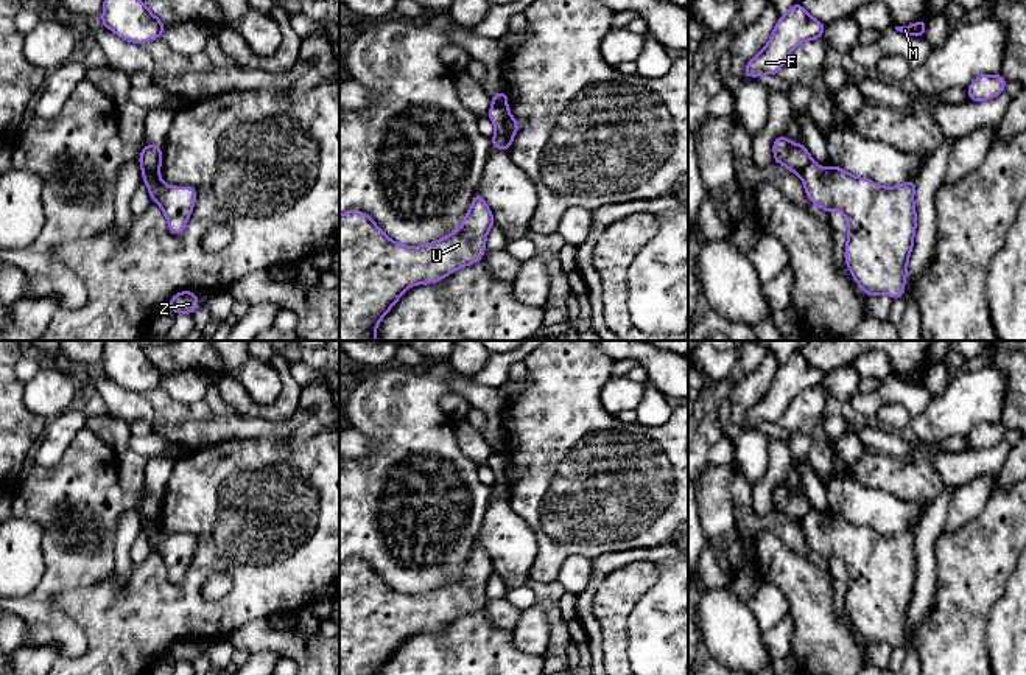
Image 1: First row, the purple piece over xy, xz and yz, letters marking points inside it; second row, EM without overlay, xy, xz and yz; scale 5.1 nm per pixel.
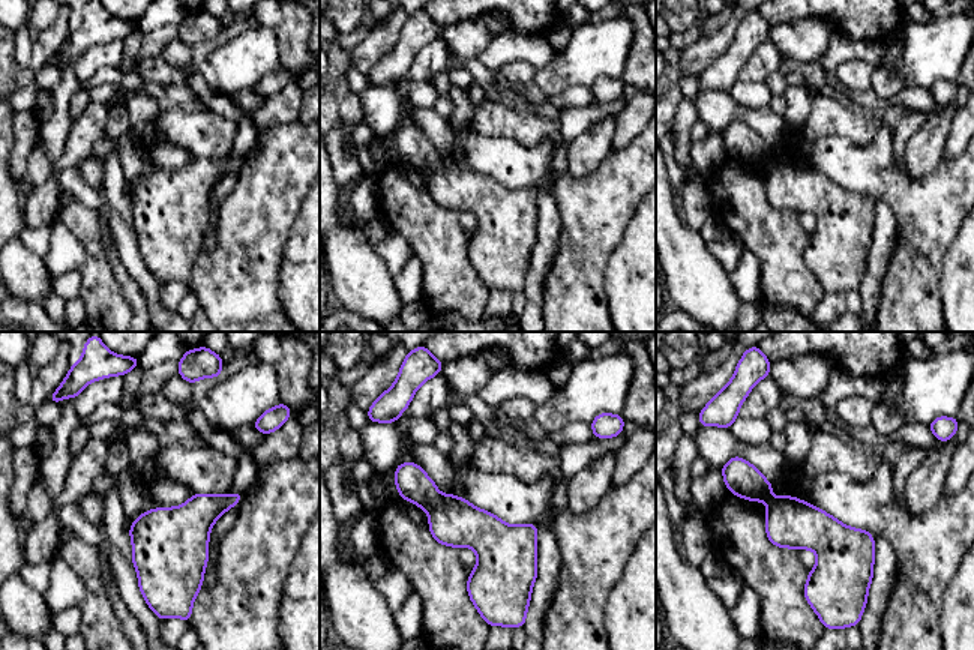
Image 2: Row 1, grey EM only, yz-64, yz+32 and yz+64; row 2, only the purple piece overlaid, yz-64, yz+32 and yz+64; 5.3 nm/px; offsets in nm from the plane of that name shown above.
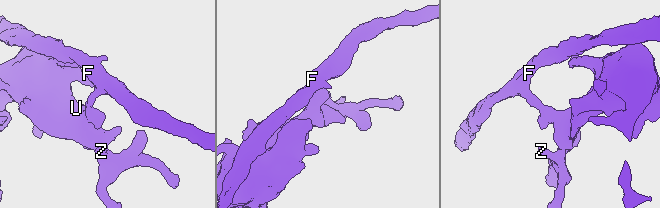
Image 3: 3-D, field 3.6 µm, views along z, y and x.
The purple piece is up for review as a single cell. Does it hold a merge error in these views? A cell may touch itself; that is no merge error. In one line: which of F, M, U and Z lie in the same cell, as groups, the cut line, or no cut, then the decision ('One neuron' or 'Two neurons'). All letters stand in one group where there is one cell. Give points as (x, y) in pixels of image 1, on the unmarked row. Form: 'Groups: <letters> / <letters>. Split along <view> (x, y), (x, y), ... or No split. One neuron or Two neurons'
Groups: F M U Z. No split. One neuron

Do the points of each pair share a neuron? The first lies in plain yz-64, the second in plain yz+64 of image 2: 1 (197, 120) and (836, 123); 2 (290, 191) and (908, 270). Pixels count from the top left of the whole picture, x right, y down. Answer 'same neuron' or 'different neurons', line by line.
1: same neuron
2: same neuron

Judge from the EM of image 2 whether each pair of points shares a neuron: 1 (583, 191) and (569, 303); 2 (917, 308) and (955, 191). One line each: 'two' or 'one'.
1: one
2: one

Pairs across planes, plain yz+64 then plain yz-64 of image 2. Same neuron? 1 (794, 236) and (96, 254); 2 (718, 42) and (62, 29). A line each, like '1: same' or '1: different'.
1: same
2: same

